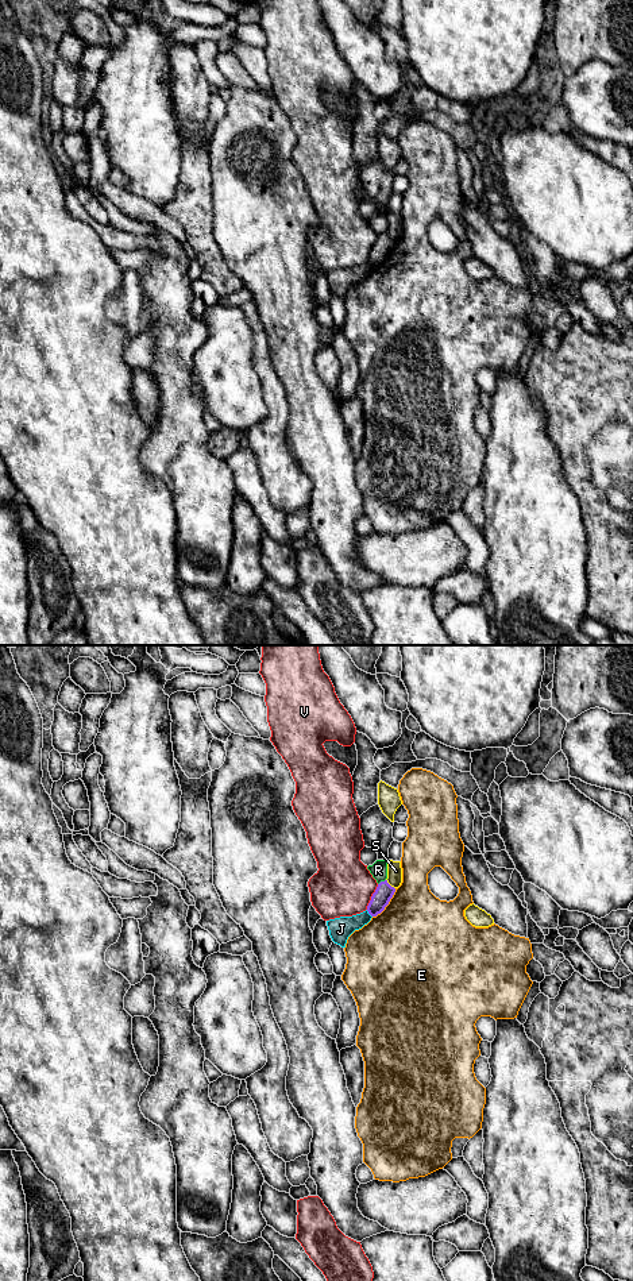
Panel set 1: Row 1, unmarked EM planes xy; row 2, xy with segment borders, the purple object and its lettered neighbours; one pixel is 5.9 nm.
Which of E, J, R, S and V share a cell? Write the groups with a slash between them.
E / J / R / S / V

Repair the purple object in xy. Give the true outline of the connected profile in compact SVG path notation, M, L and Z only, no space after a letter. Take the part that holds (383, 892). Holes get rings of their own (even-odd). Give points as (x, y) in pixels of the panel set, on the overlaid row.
M387 880L381 881L371 896L371 900L367 906L367 911L371 917L377 917L381 914L385 907L389 904L390 899L393 898L395 888L391 887Z

